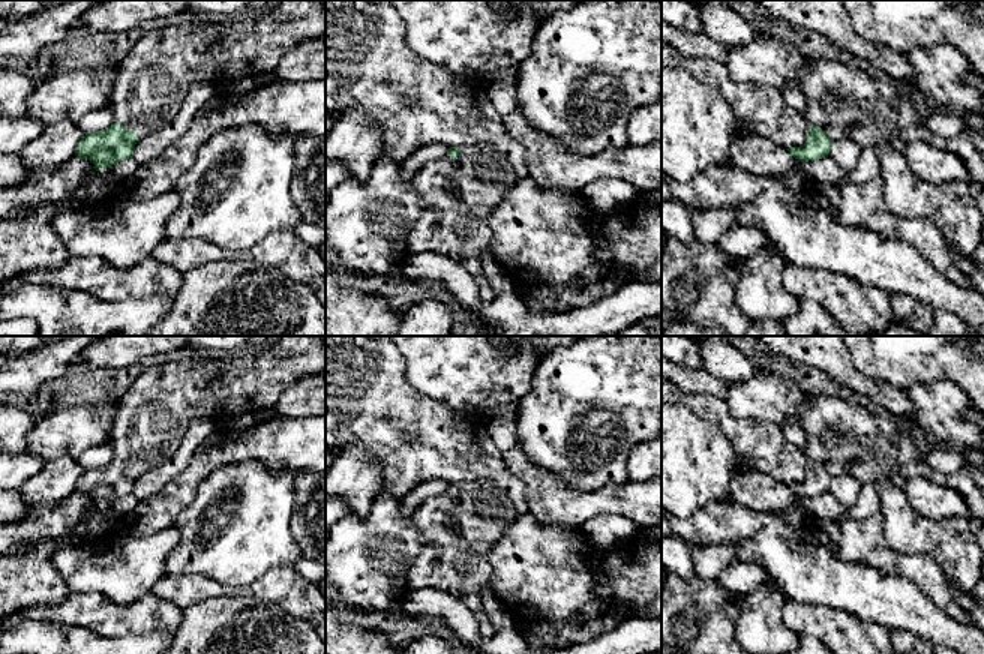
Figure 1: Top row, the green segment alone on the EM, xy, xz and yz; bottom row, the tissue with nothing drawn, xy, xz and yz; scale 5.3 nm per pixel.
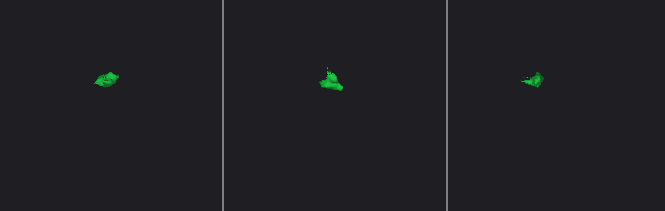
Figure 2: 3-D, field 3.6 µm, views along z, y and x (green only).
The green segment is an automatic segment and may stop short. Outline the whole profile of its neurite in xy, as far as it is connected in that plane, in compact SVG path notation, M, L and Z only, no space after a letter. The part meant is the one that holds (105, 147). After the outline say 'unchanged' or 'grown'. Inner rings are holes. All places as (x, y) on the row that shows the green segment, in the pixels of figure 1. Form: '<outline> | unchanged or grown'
M276 0L262 15L246 21L177 24L153 28L144 33L128 56L117 64L114 86L108 98L108 110L114 122L104 130L88 130L78 142L75 154L93 162L100 171L124 159L134 158L140 138L168 124L180 111L189 87L206 81L222 87L246 76L258 78L273 72L282 57L306 39L326 36L326 6L320 0Z | grown

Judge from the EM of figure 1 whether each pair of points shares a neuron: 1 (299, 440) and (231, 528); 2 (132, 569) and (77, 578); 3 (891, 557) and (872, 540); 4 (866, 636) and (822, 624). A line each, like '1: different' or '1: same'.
1: different
2: same
3: same
4: same

